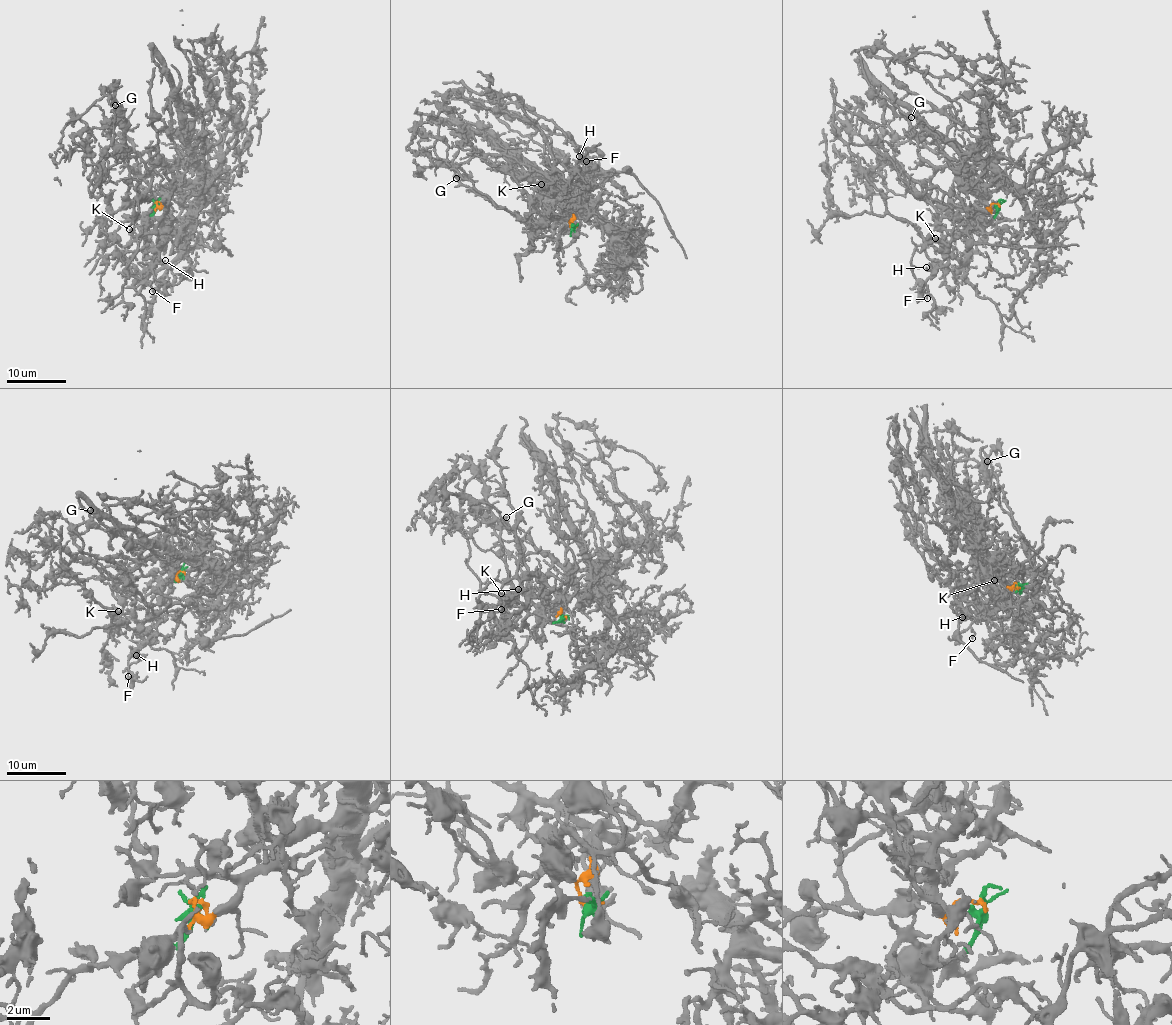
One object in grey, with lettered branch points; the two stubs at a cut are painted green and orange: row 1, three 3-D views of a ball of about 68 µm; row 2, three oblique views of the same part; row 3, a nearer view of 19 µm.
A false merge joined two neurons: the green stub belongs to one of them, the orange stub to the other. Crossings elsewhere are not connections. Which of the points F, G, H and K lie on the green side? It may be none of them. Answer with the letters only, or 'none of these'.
F, G, H, K

